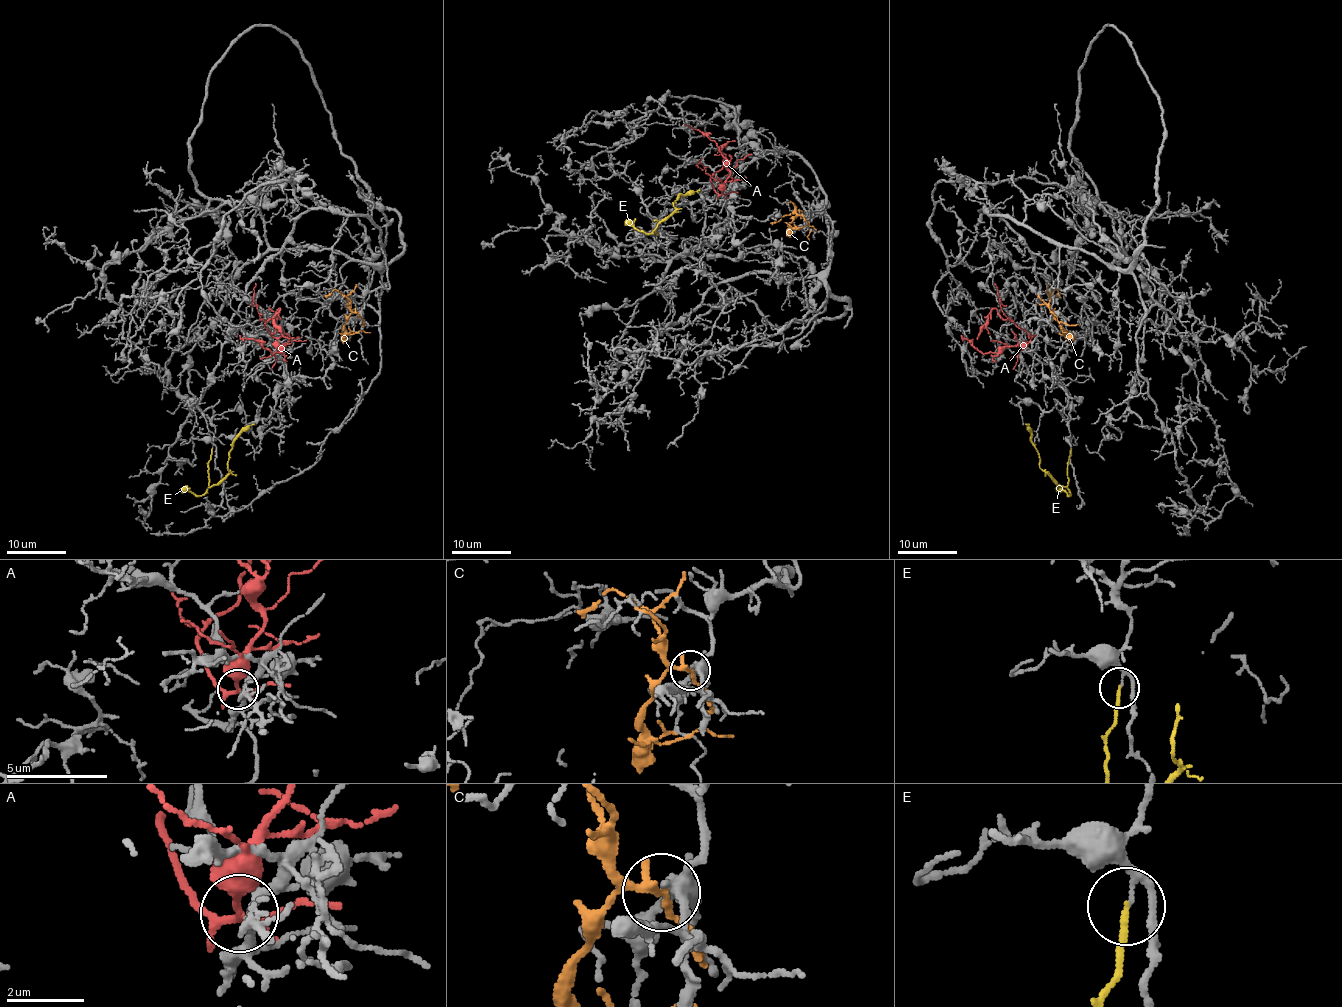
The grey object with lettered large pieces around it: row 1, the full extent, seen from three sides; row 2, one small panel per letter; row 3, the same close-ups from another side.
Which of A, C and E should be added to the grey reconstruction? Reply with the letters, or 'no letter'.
no letter

